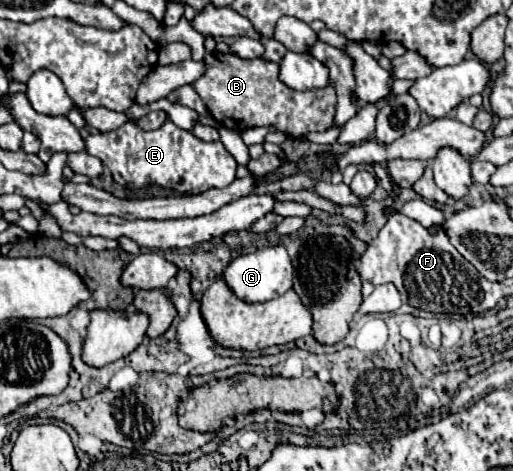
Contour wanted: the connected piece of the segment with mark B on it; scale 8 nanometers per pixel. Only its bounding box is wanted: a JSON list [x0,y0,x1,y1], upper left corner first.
[193,53,335,141]

